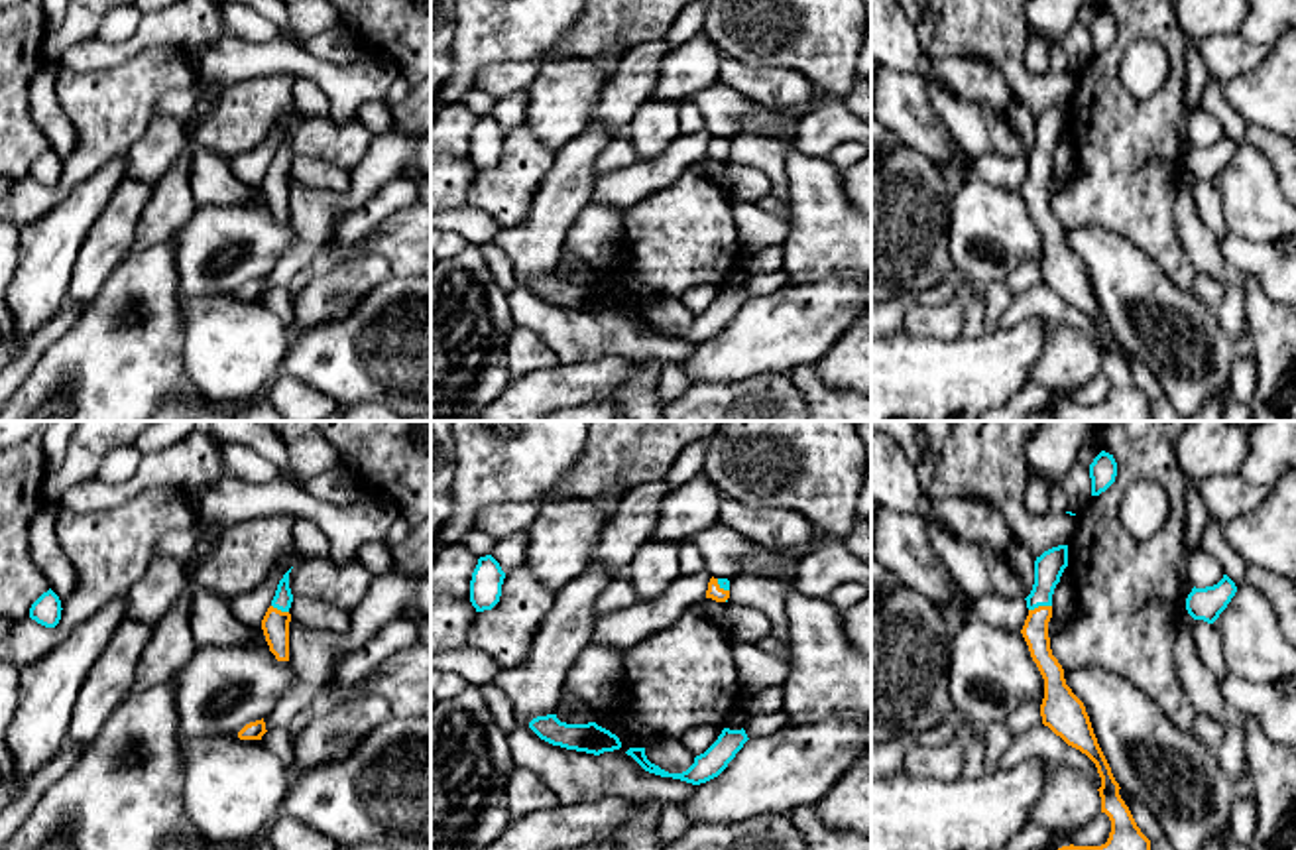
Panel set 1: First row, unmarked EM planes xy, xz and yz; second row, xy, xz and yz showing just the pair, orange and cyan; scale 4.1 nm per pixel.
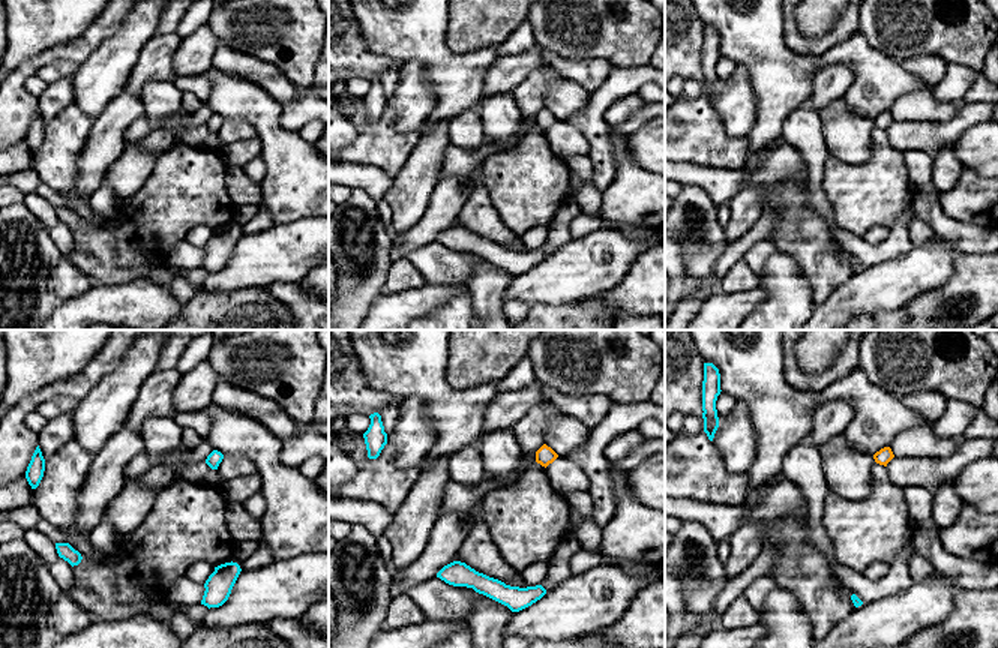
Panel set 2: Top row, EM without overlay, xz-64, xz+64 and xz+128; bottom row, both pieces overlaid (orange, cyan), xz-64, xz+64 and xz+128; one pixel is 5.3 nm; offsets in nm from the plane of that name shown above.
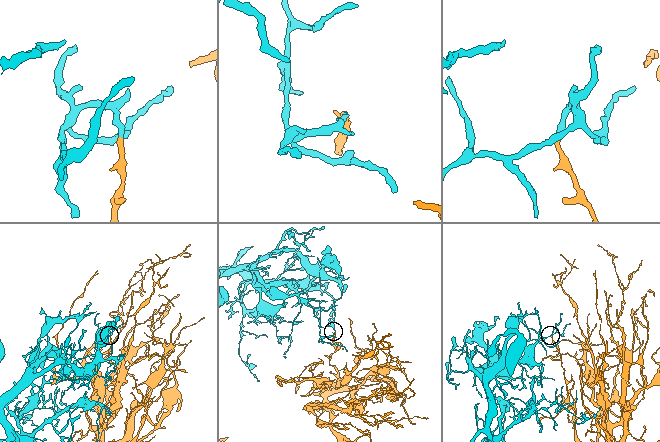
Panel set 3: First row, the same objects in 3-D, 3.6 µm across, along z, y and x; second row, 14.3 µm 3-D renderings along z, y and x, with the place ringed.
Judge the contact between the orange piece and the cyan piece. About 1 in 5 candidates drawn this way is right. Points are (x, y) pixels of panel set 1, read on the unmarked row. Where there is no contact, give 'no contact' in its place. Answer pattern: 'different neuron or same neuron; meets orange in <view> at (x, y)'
different neuron; meets orange in yz at (1039, 166)

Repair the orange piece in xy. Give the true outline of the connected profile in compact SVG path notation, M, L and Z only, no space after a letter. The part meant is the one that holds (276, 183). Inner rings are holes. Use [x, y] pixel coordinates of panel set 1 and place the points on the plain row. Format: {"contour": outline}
{"contour": "M273 165L267 167L262 179L265 201L277 220L289 220L289 181L291 173Z"}

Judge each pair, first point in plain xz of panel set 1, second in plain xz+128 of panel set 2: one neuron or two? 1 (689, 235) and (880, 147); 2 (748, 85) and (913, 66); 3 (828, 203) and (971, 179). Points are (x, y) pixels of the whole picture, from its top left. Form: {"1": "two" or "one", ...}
{"1": "one", "2": "one", "3": "one"}

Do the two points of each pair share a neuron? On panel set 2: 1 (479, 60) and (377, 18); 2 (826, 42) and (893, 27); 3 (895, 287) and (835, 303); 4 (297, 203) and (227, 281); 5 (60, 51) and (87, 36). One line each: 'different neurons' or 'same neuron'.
1: same neuron
2: different neurons
3: same neuron
4: different neurons
5: same neuron

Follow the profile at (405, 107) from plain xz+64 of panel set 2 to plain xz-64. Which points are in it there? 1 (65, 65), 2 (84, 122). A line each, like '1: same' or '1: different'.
1: different
2: different

